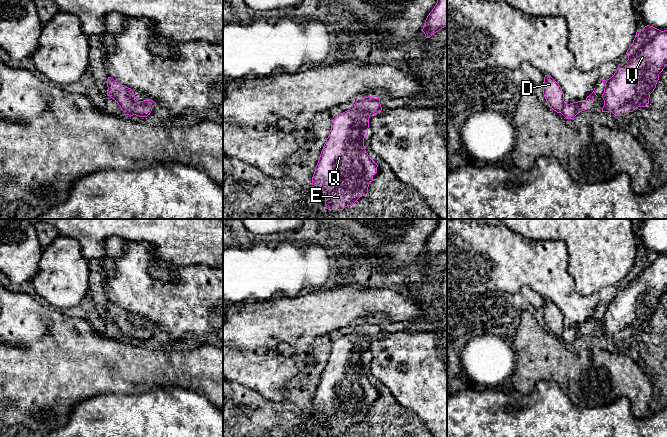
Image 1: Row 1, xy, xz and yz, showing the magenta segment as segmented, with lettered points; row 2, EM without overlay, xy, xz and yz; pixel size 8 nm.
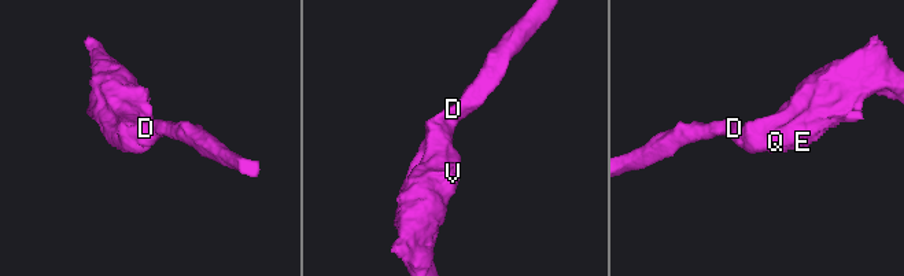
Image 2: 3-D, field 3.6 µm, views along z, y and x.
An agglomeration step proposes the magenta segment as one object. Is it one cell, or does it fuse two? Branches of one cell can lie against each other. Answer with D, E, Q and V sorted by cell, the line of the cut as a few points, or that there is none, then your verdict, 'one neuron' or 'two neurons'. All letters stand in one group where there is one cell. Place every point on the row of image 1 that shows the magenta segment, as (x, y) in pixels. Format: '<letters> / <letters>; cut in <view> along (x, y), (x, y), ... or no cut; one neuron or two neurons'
D E Q V; no cut; one neuron

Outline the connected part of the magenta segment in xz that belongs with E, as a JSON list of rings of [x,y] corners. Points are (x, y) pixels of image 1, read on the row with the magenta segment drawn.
[[[368,96],[356,100],[353,109],[333,119],[312,177],[312,185],[320,186],[325,192],[326,209],[343,210],[368,193],[369,184],[377,173],[378,165],[366,152],[364,138],[368,135],[369,118],[381,110],[380,98]]]

